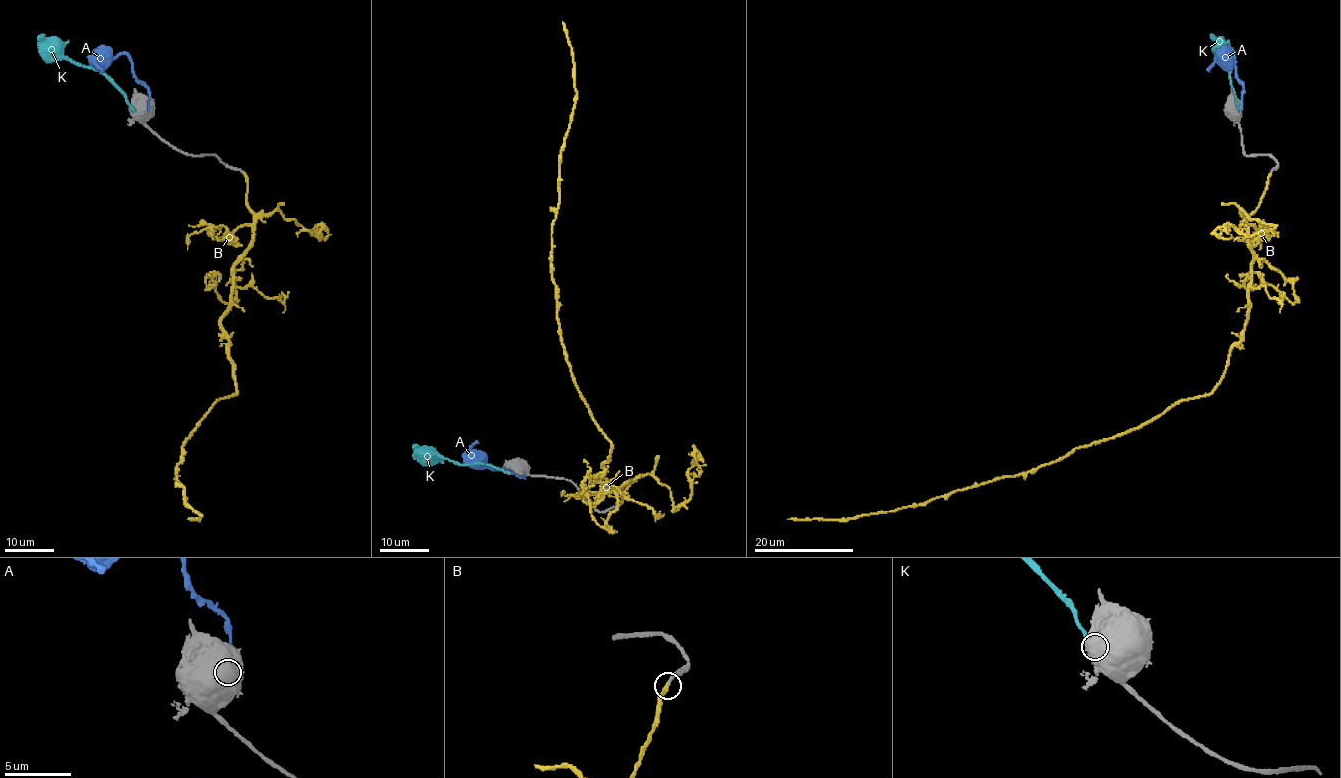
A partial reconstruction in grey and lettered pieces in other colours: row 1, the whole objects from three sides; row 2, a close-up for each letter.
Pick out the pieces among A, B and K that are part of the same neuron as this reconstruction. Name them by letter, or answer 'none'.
B

